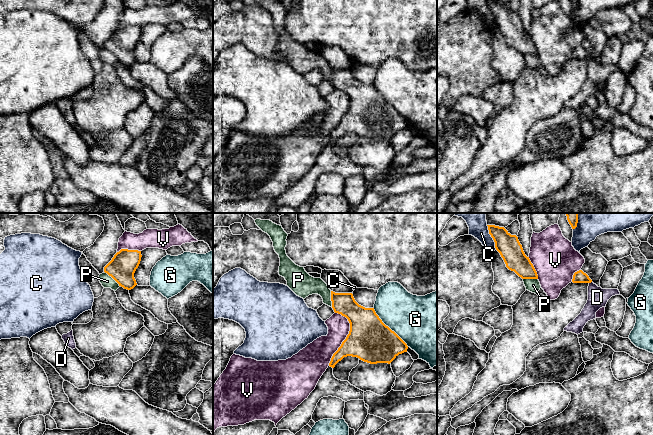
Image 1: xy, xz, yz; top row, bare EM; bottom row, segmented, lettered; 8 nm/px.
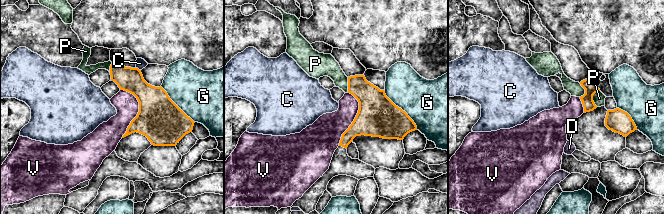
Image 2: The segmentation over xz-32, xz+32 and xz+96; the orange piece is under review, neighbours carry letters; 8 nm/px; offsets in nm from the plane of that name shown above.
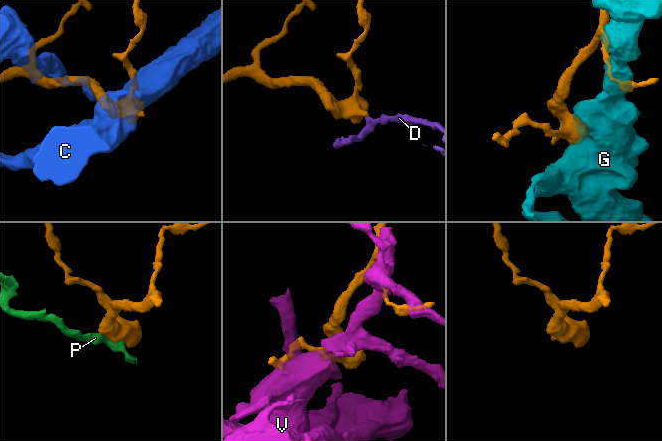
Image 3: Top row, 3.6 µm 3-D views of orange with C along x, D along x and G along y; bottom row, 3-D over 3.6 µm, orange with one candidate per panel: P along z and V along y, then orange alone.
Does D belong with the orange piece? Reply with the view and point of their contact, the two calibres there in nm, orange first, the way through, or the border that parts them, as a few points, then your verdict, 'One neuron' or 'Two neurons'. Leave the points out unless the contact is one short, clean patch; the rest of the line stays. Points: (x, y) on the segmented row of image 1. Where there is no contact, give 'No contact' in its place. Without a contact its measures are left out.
Touches orange at yz (590, 282). Thickness 100 nm (orange) against 160 nm. Boundary: yz (591, 281), (589, 283). Two neurons

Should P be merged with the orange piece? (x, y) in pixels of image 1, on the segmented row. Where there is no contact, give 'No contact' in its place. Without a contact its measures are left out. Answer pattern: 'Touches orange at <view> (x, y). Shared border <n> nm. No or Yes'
Touches orange at xy (112, 277). Shared border 180 nm. Yes

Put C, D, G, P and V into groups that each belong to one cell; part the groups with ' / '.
C / D / G / P / V

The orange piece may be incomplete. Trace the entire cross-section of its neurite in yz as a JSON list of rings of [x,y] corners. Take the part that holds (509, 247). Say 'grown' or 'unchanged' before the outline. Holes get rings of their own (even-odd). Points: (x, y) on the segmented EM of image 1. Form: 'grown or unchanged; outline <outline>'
grown; outline [[[487,225],[495,248],[503,258],[506,267],[523,279],[526,290],[538,294],[541,285],[537,272],[523,251],[516,235],[511,235],[504,227]]]

